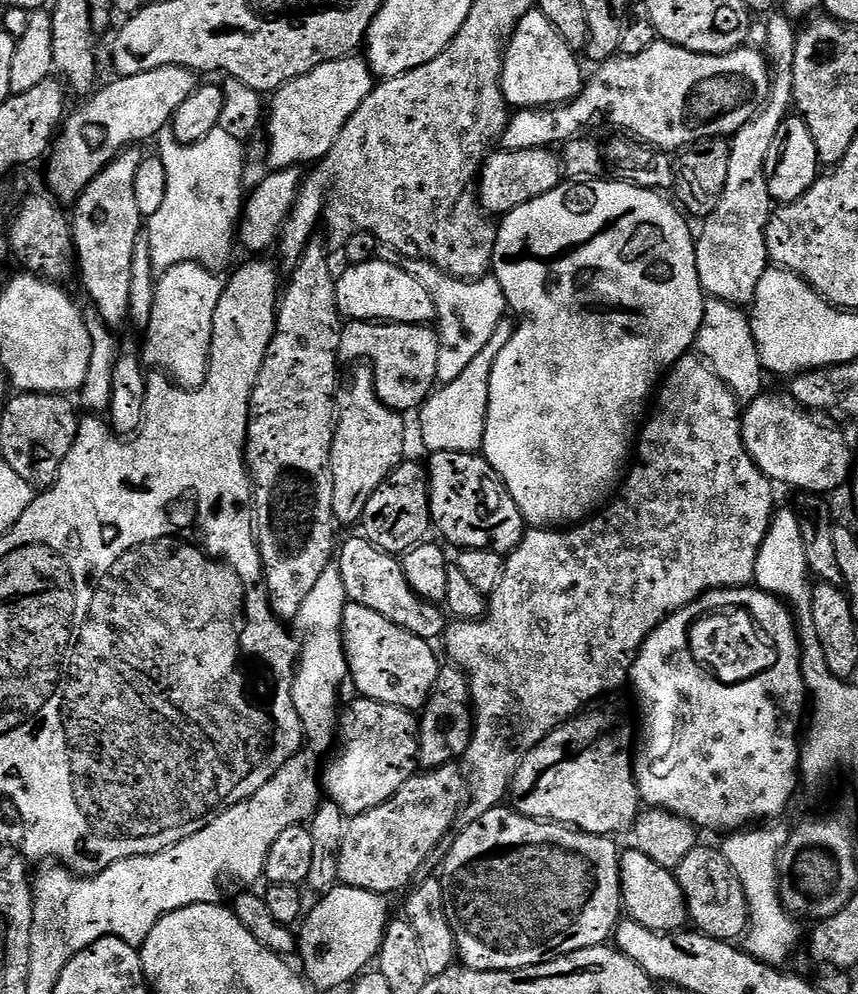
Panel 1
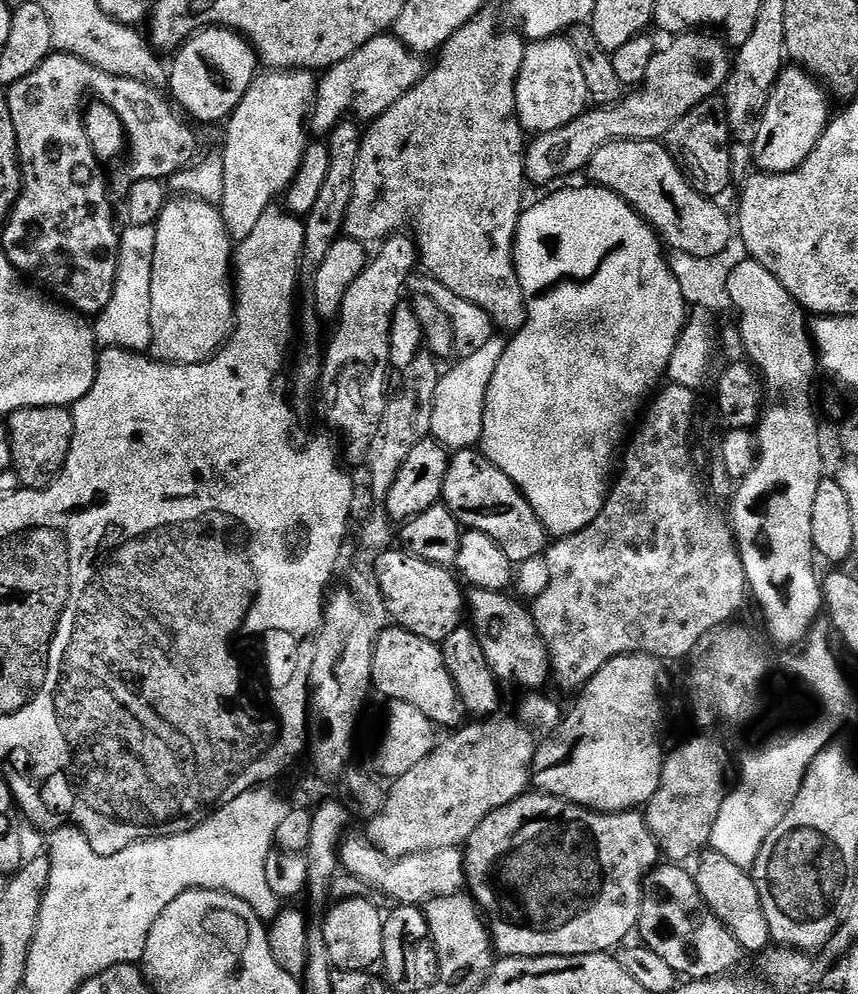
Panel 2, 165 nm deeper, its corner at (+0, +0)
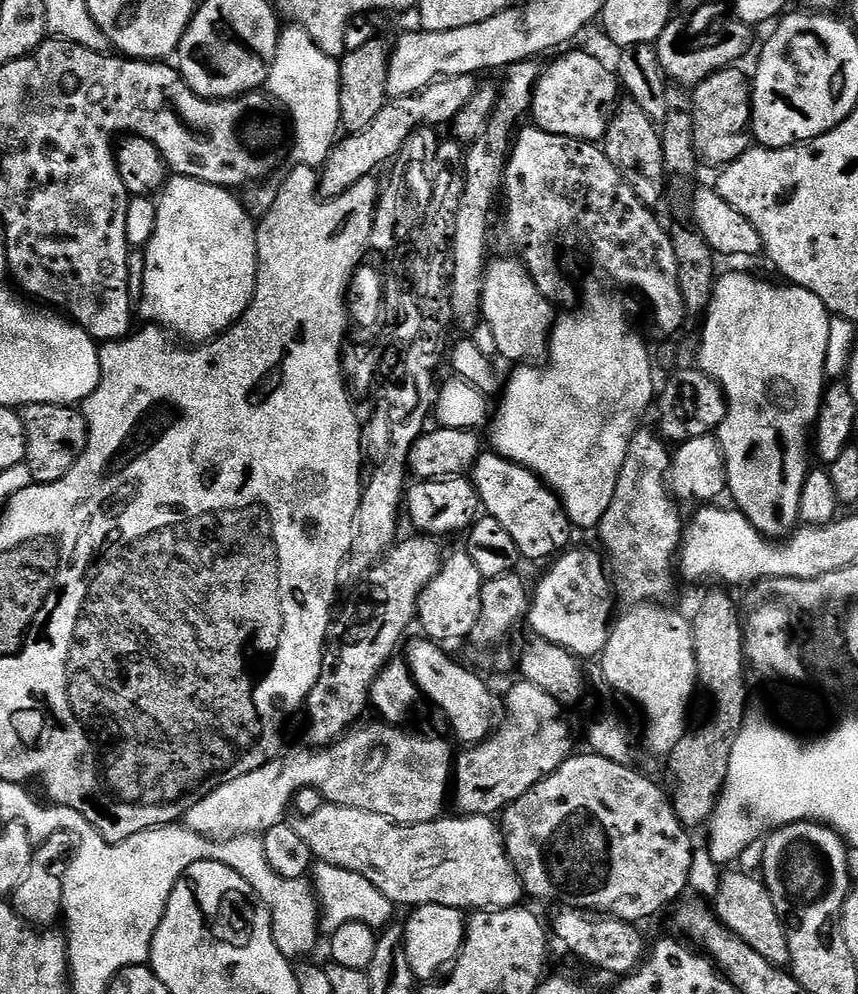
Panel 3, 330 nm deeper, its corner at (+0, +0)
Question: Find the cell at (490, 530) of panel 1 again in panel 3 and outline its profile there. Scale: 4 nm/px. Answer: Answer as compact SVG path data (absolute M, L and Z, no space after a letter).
M484 450L471 470L470 479L480 495L483 511L502 522L502 527L508 531L510 538L514 538L514 546L518 546L525 561L547 561L569 547L568 539L574 528L568 523L568 515L564 513L560 499L529 468L497 456L491 450Z

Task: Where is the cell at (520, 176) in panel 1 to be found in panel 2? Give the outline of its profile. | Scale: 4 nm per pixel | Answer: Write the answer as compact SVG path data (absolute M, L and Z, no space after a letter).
M693 30L691 32L686 32L675 37L676 40L673 42L669 48L661 47L656 53L656 57L650 62L650 70L648 71L648 78L644 81L642 87L639 90L632 90L627 93L621 99L619 104L613 104L611 106L596 106L591 110L585 110L585 112L578 118L574 118L574 122L570 122L566 126L562 126L558 130L550 130L549 132L541 132L535 137L536 140L527 145L526 155L524 158L524 174L529 181L532 180L536 184L552 184L555 180L564 180L567 176L572 176L575 172L583 173L587 169L590 158L594 158L594 154L602 146L606 146L610 142L615 140L658 140L663 141L670 130L674 130L674 126L678 126L678 122L682 122L682 118L686 118L686 114L690 114L690 110L694 110L694 106L698 106L698 102L703 100L711 100L723 89L724 85L728 83L728 76L732 72L732 62L733 57L730 55L730 48L727 43L719 35L708 36L712 34L705 34L700 30Z

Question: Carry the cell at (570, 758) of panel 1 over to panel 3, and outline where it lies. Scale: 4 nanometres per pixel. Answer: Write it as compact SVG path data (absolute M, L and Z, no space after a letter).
M645 602L631 605L621 616L619 613L611 625L604 651L598 657L600 673L613 693L629 696L644 711L648 719L644 744L662 758L674 750L688 731L688 707L692 704L692 691L698 688L689 617L664 607L668 606Z

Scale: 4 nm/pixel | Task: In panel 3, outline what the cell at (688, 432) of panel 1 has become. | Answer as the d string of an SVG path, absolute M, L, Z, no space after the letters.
M638 430L634 434L630 450L626 450L626 462L622 466L622 474L618 474L618 486L614 486L610 510L606 510L598 529L610 565L615 595L619 599L621 596L628 606L667 601L667 596L675 590L674 561L680 551L685 525L676 509L677 501L666 483L669 445L655 431L644 431Z

